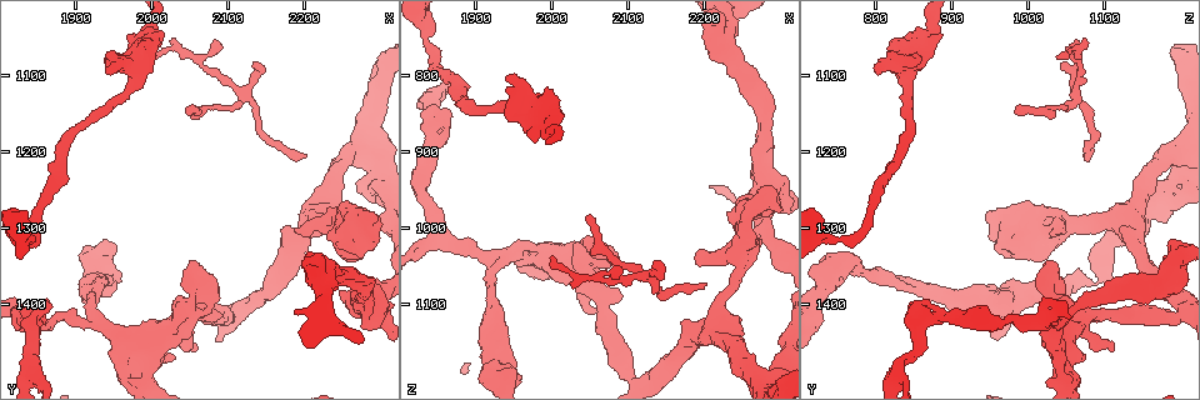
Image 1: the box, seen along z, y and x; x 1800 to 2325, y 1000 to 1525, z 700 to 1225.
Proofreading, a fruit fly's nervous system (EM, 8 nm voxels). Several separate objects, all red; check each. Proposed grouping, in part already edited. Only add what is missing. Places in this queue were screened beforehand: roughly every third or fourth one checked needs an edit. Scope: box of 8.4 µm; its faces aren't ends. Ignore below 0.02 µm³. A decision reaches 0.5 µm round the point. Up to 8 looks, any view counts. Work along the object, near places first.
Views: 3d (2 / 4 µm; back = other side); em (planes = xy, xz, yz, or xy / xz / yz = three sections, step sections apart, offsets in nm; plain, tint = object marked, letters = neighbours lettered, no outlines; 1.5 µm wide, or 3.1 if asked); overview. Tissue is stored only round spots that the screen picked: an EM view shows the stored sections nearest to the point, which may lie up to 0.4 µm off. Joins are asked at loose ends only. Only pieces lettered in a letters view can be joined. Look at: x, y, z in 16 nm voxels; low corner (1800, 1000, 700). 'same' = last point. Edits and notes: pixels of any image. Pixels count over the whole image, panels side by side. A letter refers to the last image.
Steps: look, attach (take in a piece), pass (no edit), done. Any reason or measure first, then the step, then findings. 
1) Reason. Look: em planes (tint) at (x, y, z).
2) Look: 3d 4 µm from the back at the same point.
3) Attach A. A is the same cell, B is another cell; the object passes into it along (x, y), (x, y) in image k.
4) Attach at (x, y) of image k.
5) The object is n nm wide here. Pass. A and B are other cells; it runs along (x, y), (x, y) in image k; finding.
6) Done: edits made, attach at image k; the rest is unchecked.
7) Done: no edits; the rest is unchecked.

An open end. Look: 3d 2 µm at (1860, 1400, 850).

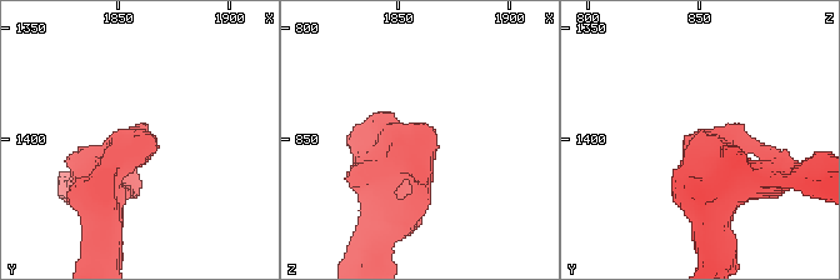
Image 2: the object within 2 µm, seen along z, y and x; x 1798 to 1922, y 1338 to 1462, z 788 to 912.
The arms are 200, 280 nm wide. Look: em planes (letters) at (1857, 1397, 846).

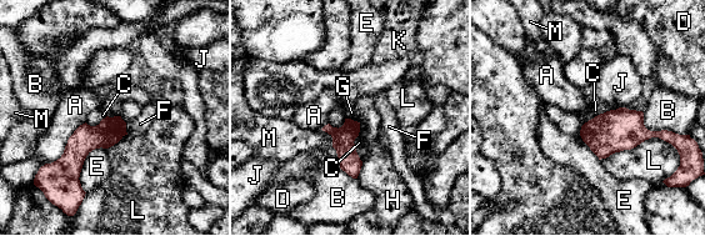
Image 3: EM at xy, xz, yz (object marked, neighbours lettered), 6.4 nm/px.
Pass. A, B, C, D, E, F, G, H, J, K, L and M are other cells; it runs along (123, 125), (48, 166) in image 3; none of them fits.

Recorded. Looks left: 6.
Thin end. Look: em planes (tint) at (2135, 1085, 1050).

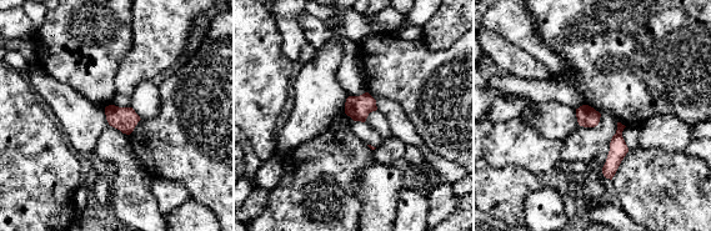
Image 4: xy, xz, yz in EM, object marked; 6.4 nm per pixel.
What lies round it. Look: em planes (letters) at the same point.

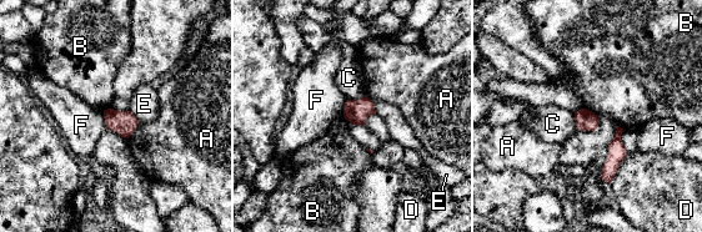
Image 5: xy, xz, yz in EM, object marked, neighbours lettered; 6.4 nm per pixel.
Pass. A, B, C, D, E and F are other cells; no lettered piece goes on from it.

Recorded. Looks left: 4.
Tapers out. Look: 3d 2 µm from the back at (2200, 1200, 1070).

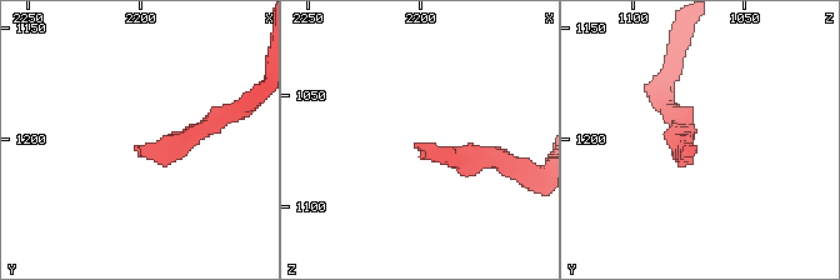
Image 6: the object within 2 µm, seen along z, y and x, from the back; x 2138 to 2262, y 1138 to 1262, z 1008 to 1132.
Shape alone is not enough. Look: em planes (letters) at (2203, 1202, 1074).

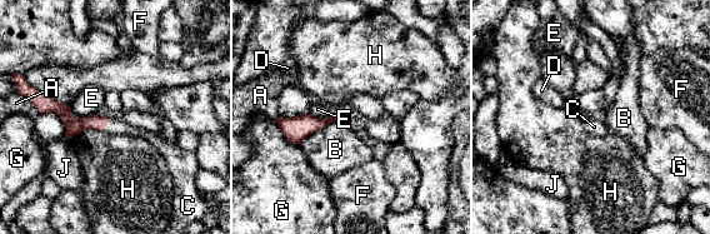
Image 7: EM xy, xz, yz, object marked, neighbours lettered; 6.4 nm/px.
Attach C. C is the same cell, A, B, D, E, F, G, H and J are other cells; the object passes into it along (74, 127), (106, 123), (116, 125) in image 7; it goes on there.

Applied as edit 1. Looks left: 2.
Done: edits made, attach at image 7; the rest is unchecked.

